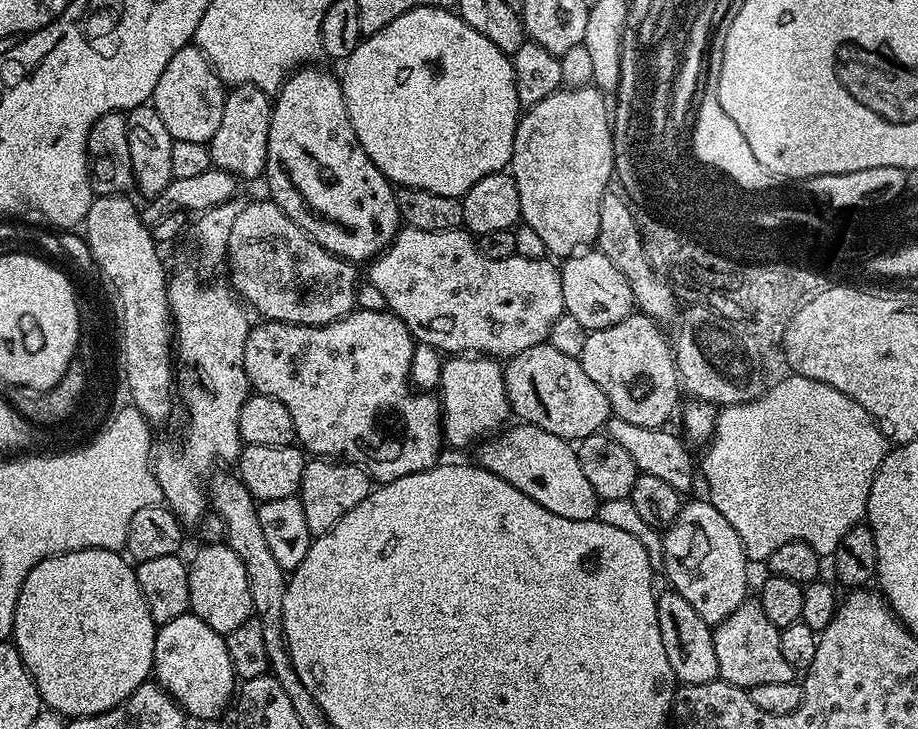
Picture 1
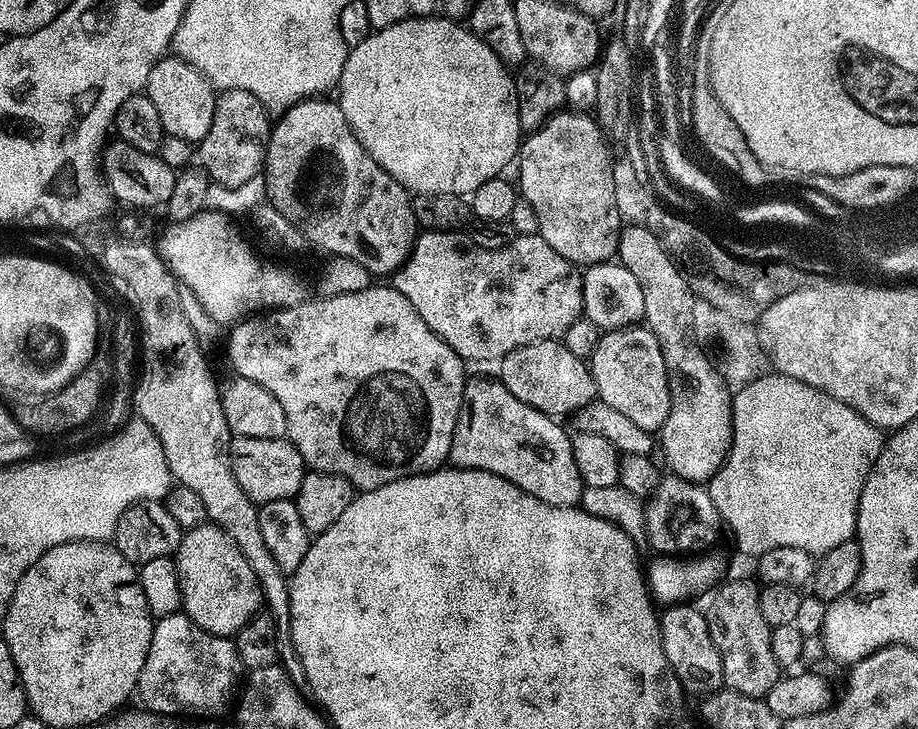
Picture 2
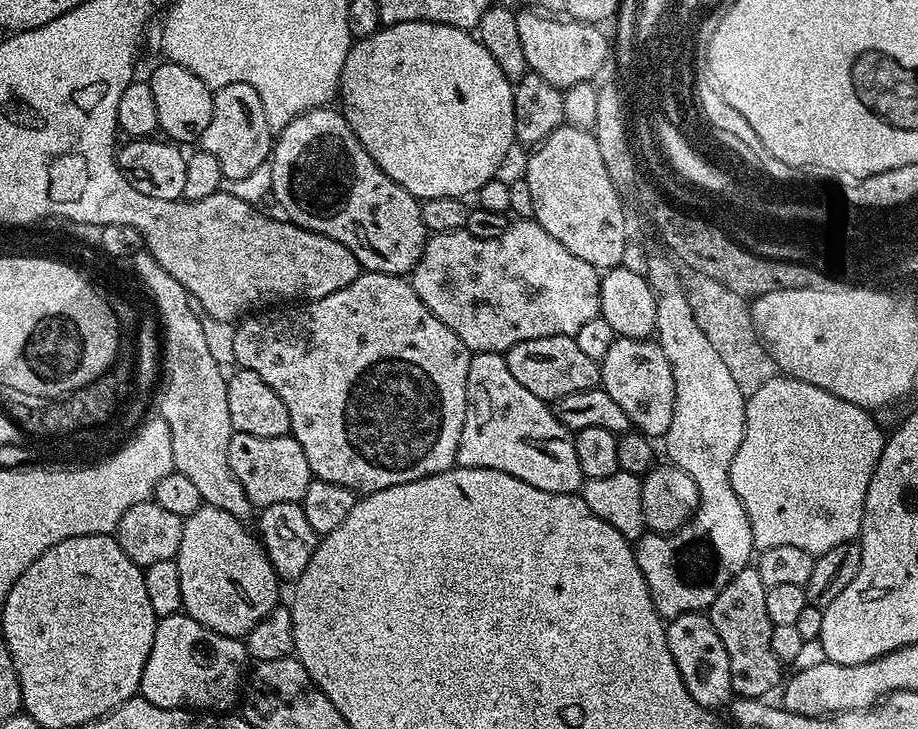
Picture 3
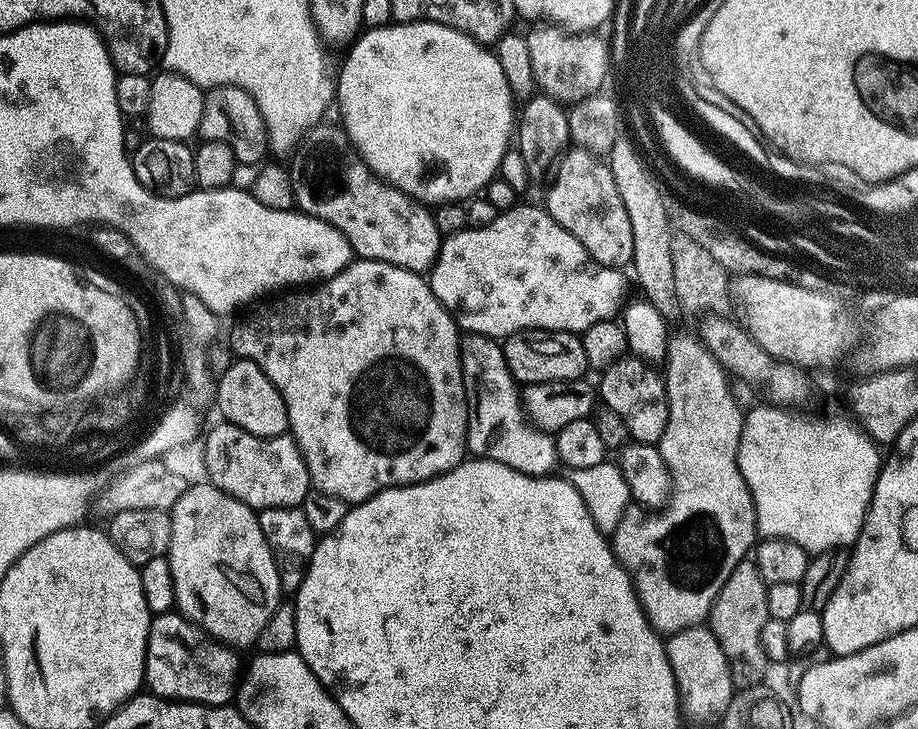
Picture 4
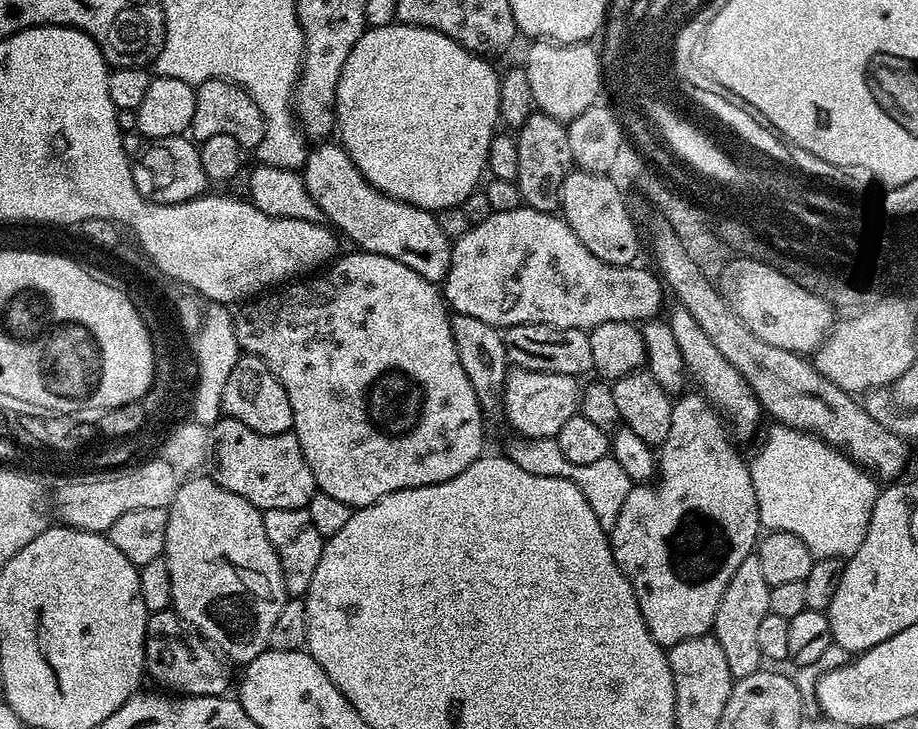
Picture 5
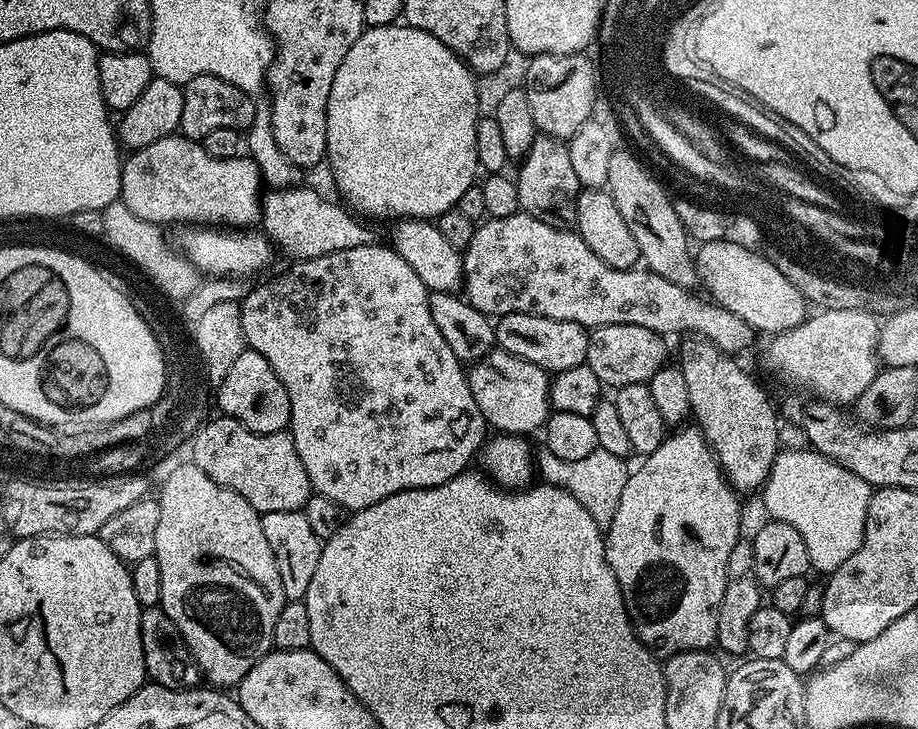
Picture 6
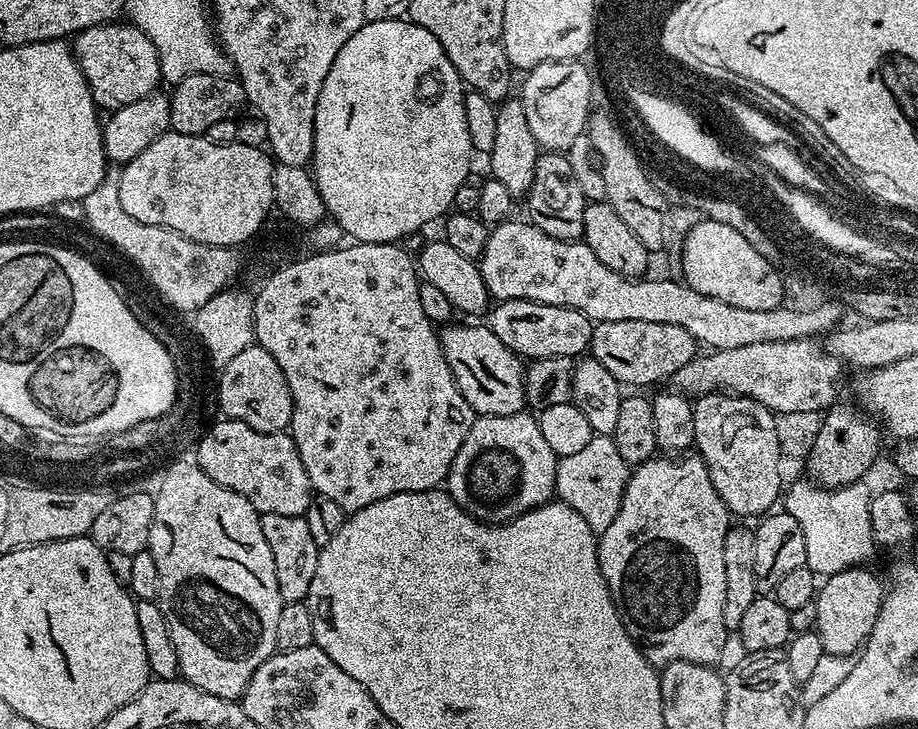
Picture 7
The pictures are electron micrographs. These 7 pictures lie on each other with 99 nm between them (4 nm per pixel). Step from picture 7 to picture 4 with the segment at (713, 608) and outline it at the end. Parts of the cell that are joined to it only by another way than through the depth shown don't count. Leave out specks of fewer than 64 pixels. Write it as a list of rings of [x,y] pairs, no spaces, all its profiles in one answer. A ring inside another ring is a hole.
[[[680,332],[677,336],[676,333],[669,335],[668,355],[662,364],[664,389],[668,395],[668,421],[658,447],[672,475],[672,499],[668,501],[663,510],[652,511],[645,510],[639,506],[629,506],[622,518],[622,522],[618,522],[618,526],[610,533],[612,552],[618,558],[620,565],[628,571],[633,584],[636,585],[636,596],[639,598],[641,606],[644,607],[646,618],[652,623],[653,628],[661,634],[671,634],[678,630],[703,625],[707,621],[708,611],[712,609],[712,603],[718,594],[718,590],[722,590],[722,586],[726,582],[726,578],[730,578],[734,566],[738,566],[738,562],[746,559],[749,553],[753,551],[754,545],[758,540],[756,507],[736,461],[736,451],[742,438],[742,426],[744,425],[746,412],[743,407],[740,409],[740,404],[736,401],[736,396],[732,393],[731,386],[728,385],[728,380],[730,380],[729,373],[716,360],[714,353],[708,349],[705,341],[699,335],[696,336],[691,336],[688,332]]]

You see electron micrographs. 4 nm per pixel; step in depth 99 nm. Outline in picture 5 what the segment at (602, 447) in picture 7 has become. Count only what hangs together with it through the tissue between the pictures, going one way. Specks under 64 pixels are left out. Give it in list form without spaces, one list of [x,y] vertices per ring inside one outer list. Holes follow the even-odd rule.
[[[519,434],[511,437],[505,448],[502,448],[503,455],[513,460],[526,474],[538,474],[539,476],[553,476],[554,478],[566,478],[582,490],[590,510],[594,512],[594,518],[606,530],[612,529],[618,514],[622,510],[622,502],[626,502],[626,494],[634,487],[633,480],[618,466],[618,462],[610,454],[598,458],[598,462],[586,462],[586,466],[578,466],[574,462],[566,462],[566,458],[558,450],[555,439],[533,440],[530,436]]]

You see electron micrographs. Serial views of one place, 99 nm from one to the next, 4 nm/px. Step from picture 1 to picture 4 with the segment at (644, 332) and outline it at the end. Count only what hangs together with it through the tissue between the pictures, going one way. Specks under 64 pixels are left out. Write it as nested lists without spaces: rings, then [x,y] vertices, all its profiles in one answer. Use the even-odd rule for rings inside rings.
[[[621,354],[615,361],[603,369],[598,396],[603,407],[618,414],[626,422],[629,437],[638,444],[659,445],[668,421],[668,395],[664,389],[664,378],[656,372],[651,363],[635,354]]]

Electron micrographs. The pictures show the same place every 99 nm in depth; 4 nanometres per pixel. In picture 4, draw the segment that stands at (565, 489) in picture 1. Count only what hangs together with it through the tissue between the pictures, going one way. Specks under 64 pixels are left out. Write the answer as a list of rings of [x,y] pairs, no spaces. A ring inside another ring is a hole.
[[[468,334],[460,342],[460,361],[468,395],[467,451],[482,460],[502,462],[502,466],[510,466],[527,476],[555,473],[558,468],[556,441],[529,419],[518,382],[506,366],[503,347],[489,336]]]

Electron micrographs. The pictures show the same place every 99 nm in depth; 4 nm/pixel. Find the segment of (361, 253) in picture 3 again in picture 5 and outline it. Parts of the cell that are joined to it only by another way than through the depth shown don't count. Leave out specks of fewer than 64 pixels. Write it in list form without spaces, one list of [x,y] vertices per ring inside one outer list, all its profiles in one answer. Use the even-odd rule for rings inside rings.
[[[320,142],[316,149],[304,158],[302,179],[310,198],[317,204],[321,217],[341,237],[352,243],[359,251],[382,254],[410,266],[423,280],[443,281],[448,272],[452,244],[442,230],[438,230],[435,215],[429,209],[405,204],[403,200],[393,200],[384,192],[379,192],[356,169],[348,152],[339,142]]]

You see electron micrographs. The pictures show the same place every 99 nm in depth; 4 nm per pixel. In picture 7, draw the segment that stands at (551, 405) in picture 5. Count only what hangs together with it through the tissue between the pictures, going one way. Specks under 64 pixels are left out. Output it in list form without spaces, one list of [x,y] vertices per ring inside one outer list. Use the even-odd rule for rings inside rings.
[[[484,322],[449,323],[439,329],[440,345],[454,374],[454,382],[477,416],[505,416],[523,412],[525,365]],[[449,327],[449,328],[448,328]],[[521,364],[521,365],[520,365]]]

